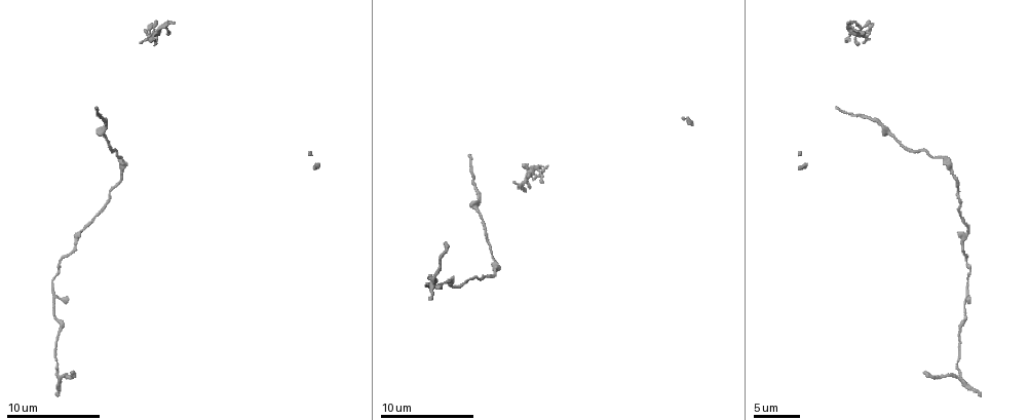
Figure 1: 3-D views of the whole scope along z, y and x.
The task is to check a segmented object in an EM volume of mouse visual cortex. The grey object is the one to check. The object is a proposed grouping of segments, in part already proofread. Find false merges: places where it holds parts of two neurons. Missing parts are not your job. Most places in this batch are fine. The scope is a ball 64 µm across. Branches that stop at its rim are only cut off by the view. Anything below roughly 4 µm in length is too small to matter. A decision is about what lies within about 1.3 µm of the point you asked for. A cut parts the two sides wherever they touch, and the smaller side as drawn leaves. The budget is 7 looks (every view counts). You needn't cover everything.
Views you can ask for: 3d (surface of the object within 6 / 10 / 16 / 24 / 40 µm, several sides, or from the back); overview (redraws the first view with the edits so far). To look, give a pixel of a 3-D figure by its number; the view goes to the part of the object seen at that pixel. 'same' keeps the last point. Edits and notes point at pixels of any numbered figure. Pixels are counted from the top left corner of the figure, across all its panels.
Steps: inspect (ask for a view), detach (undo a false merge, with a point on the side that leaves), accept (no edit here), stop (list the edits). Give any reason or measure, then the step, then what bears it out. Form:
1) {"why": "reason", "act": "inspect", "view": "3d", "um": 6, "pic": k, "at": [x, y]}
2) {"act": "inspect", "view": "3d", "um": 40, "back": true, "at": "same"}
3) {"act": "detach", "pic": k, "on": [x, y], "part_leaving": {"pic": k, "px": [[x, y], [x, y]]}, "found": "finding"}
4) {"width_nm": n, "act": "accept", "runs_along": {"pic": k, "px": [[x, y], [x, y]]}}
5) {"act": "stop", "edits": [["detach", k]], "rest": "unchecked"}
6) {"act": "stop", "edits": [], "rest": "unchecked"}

{"act": "inspect", "view": "3d", "um": 10, "pic": 1, "at": [106, 124]}

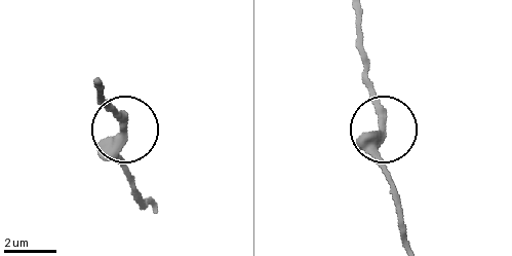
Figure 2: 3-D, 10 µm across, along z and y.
{"act": "inspect", "view": "3d", "um": 10, "back": true, "pic": 2, "at": [121, 125]}

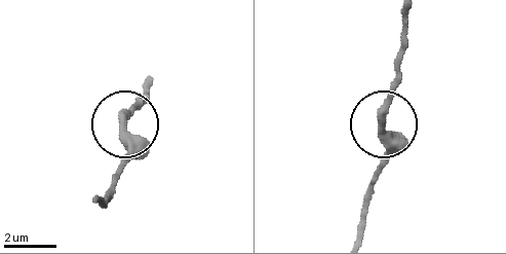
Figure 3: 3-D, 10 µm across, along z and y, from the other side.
{"act": "accept", "runs_along": {"pic": 3, "px": [[124, 129], [119, 171]]}, "found": "all the same neuron"}

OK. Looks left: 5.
{"why": "calibre changes", "act": "inspect", "view": "3d", "um": 16, "pic": 1, "at": [122, 173]}

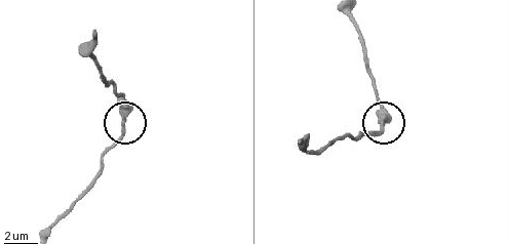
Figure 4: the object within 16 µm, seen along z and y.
{"act": "accept", "runs_along": {"pic": 4, "px": [[93, 38], [96, 66], [123, 115], [104, 155]]}, "found": "continuous, no second neuron"}

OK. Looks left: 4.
{"act": "inspect", "view": "3d", "um": 6, "pic": 1, "at": [966, 280]}

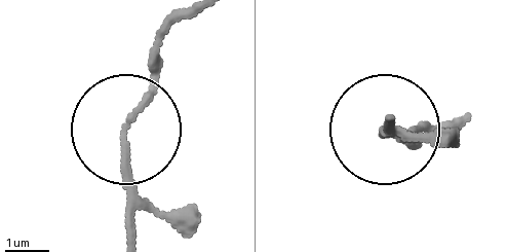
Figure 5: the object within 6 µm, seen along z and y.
{"width_nm": 140, "act": "accept", "runs_along": {"pic": 5, "px": [[176, 19], [150, 96], [120, 140], [131, 240]]}, "found": "all the same neuron"}

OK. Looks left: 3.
{"act": "stop", "edits": [], "rest": "unchecked"}

